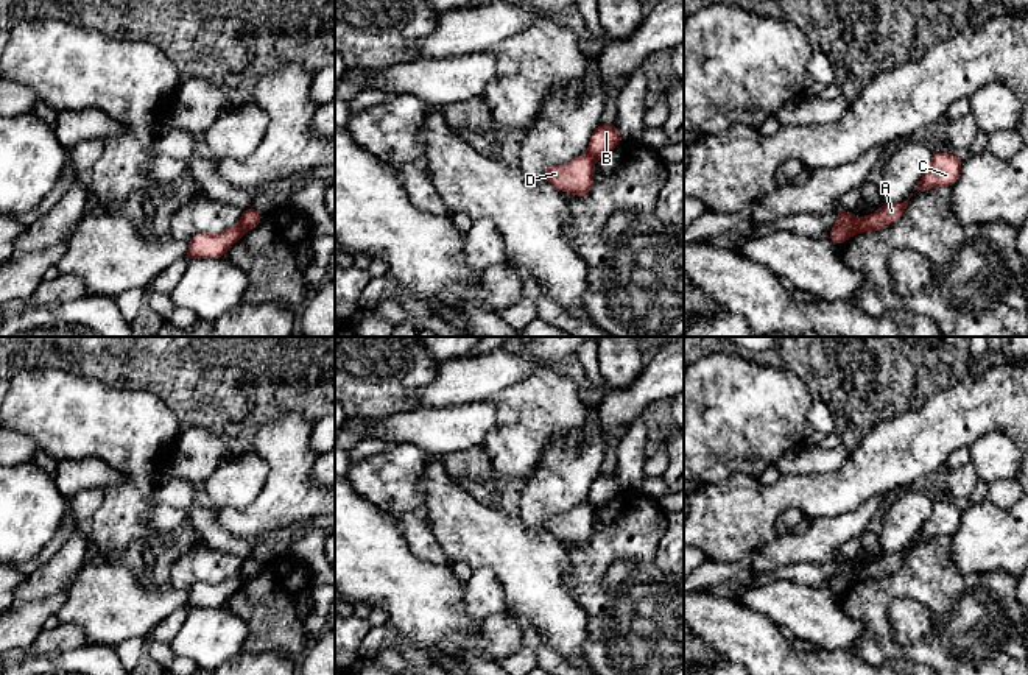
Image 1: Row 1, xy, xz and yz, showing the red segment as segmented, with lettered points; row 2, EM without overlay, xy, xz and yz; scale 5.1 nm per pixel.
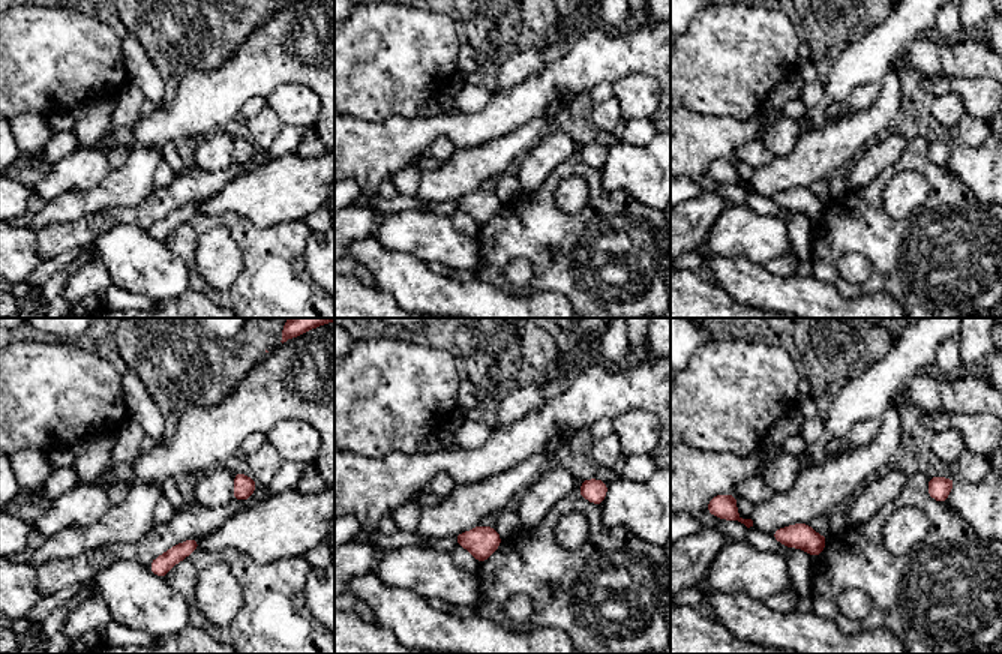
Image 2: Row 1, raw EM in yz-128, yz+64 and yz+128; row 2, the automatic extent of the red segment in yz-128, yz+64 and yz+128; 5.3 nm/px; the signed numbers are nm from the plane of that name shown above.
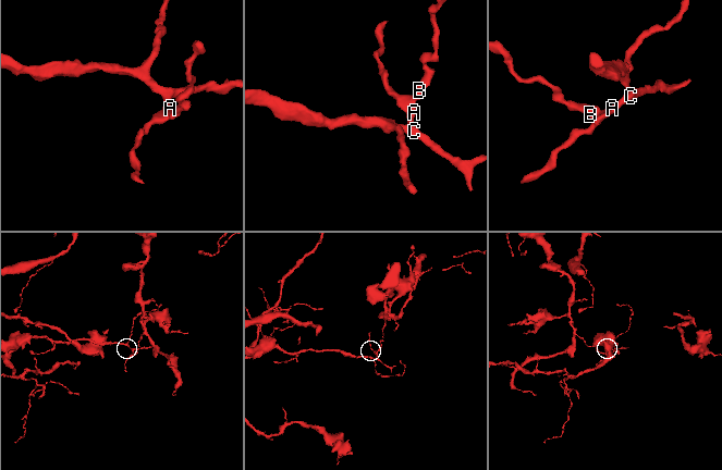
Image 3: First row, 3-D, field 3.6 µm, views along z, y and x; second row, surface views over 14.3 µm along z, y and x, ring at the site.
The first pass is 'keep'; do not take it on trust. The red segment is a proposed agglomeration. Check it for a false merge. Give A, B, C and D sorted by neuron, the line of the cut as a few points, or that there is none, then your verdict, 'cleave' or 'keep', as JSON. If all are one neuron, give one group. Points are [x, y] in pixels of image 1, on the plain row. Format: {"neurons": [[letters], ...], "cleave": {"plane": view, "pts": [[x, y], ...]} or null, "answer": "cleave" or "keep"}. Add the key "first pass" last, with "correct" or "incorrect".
{"neurons": [["A", "C", "D"], ["B"]], "cleave": {"plane": "yz", "pts": [[857, 568], [849, 585]]}, "answer": "cleave", "first pass": "incorrect"}

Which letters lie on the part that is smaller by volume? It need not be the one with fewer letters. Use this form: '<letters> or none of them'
A, C, D

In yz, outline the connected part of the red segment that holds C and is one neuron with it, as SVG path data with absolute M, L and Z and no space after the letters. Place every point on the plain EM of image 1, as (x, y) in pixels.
M944 500L933 502L931 514L917 532L914 541L930 539L933 536L952 536L961 521L963 510Z

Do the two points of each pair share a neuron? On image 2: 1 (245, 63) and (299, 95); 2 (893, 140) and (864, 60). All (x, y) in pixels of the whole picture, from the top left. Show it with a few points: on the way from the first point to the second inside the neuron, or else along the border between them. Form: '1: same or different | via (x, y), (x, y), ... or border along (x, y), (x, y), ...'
1: different | border along (317, 93), (303, 84), (282, 83), (266, 98)
2: different | border along (888, 129), (861, 153)

